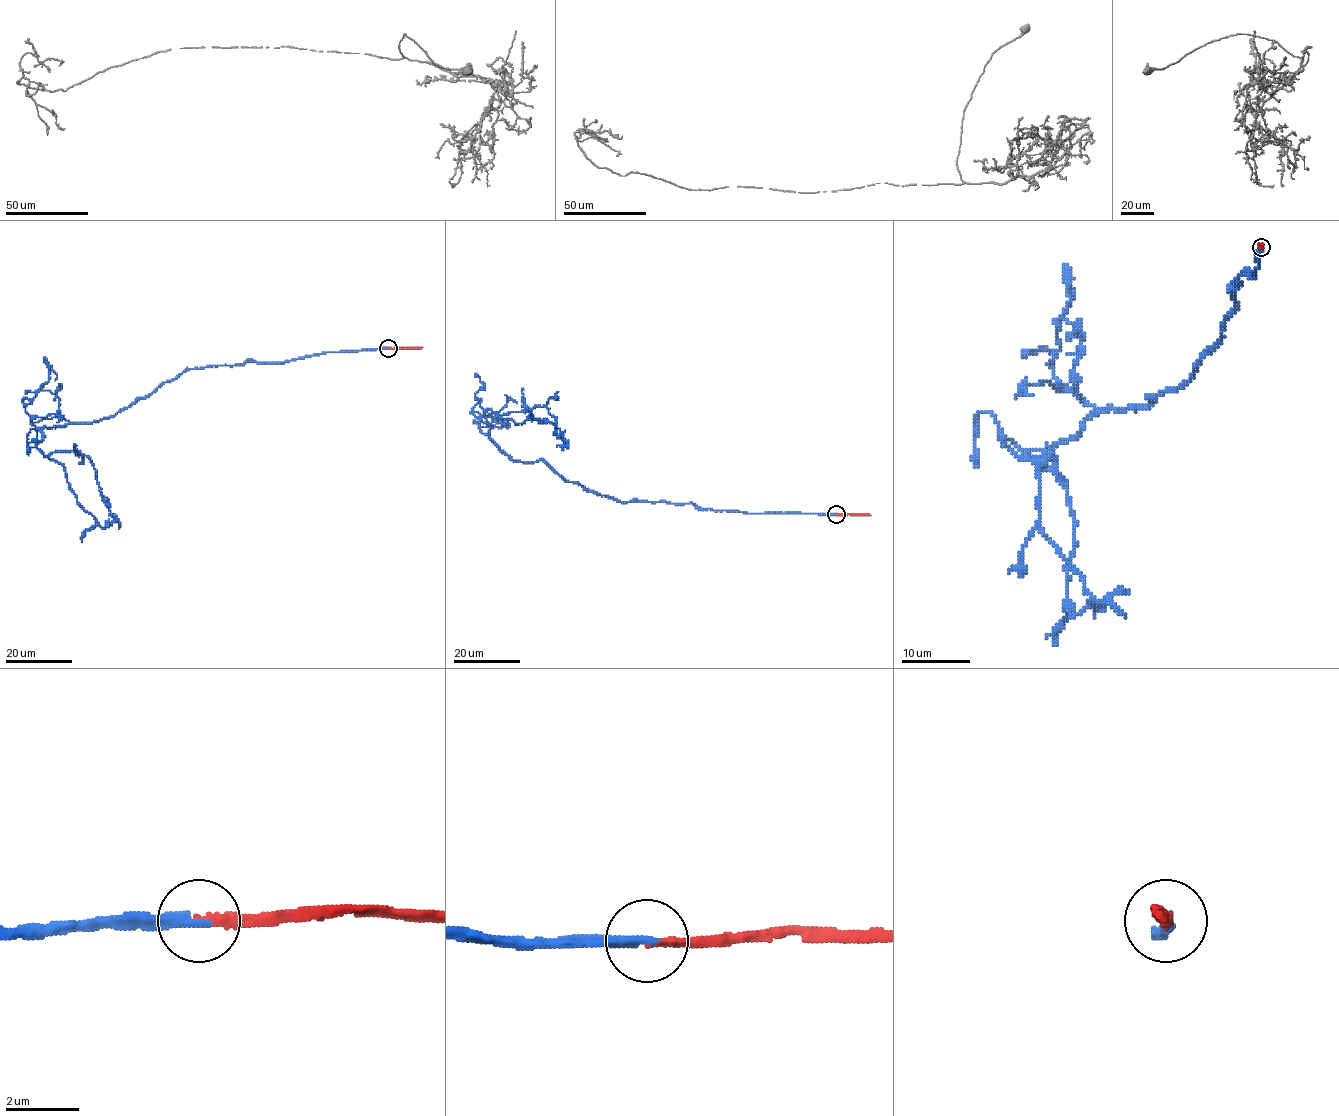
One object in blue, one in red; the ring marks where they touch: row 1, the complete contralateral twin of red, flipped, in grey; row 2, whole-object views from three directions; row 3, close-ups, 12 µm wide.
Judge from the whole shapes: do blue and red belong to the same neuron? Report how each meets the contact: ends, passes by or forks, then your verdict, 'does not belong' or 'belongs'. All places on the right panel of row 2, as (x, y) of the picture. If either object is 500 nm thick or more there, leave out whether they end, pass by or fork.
blue ends there; red ends there; belongs

